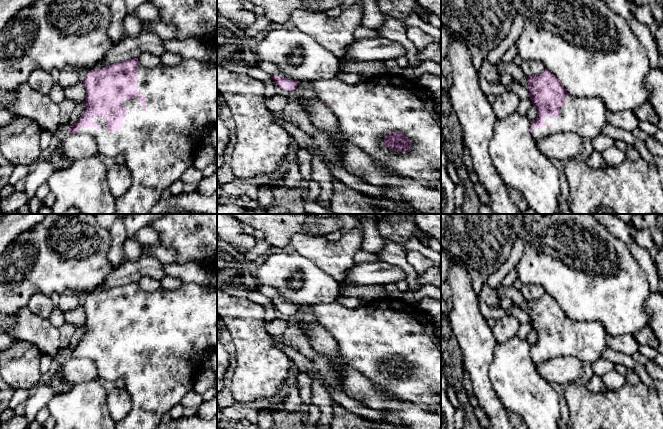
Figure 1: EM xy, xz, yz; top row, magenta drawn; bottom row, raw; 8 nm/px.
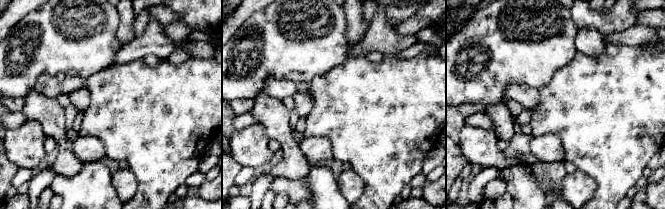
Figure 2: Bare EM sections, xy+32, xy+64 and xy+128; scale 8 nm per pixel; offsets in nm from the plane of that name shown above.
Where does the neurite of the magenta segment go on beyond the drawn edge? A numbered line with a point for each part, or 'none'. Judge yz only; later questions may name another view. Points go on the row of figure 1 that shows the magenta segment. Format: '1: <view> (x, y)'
1: yz (584, 116)

